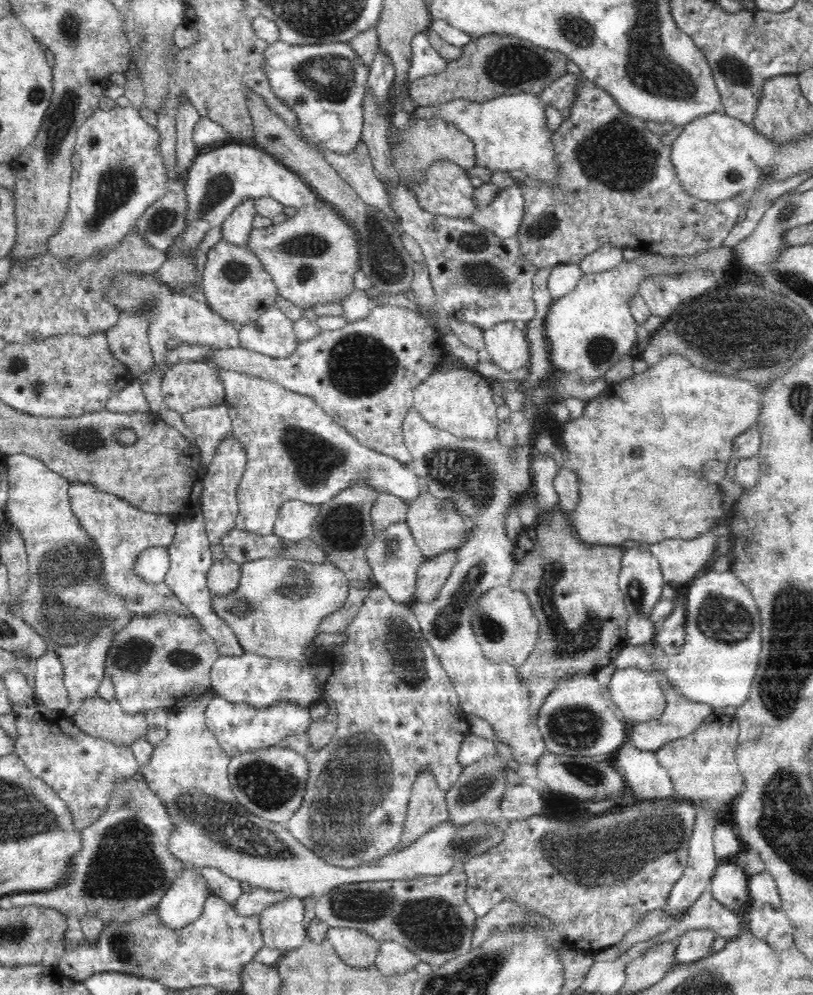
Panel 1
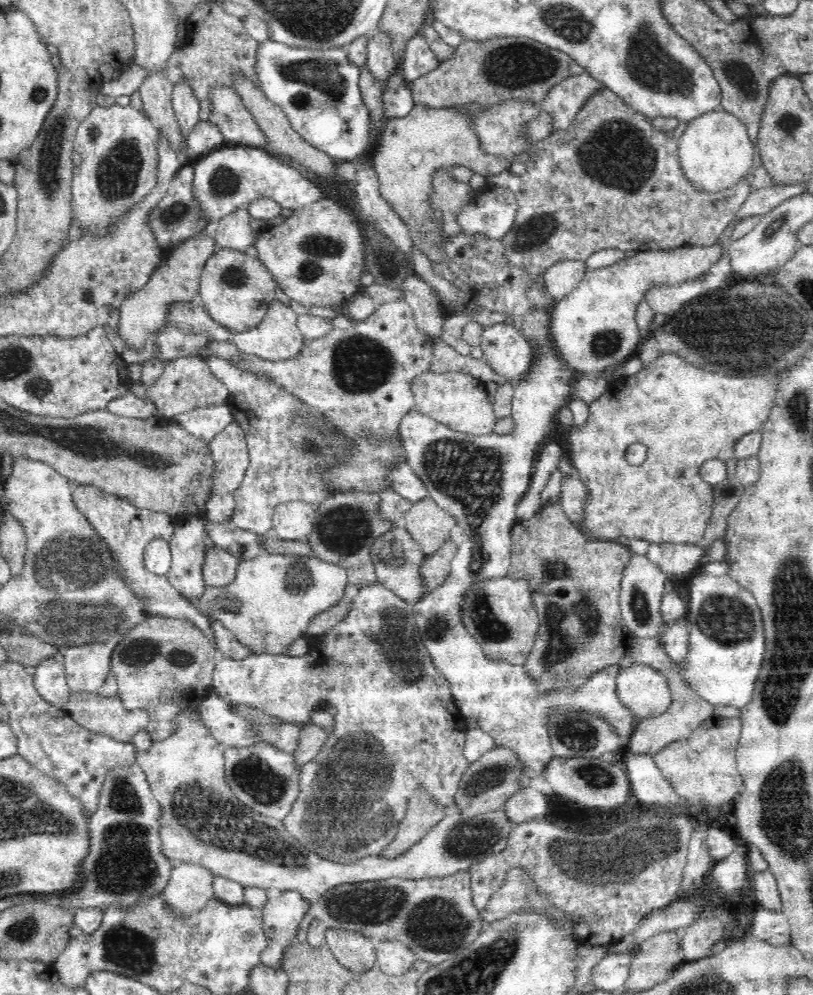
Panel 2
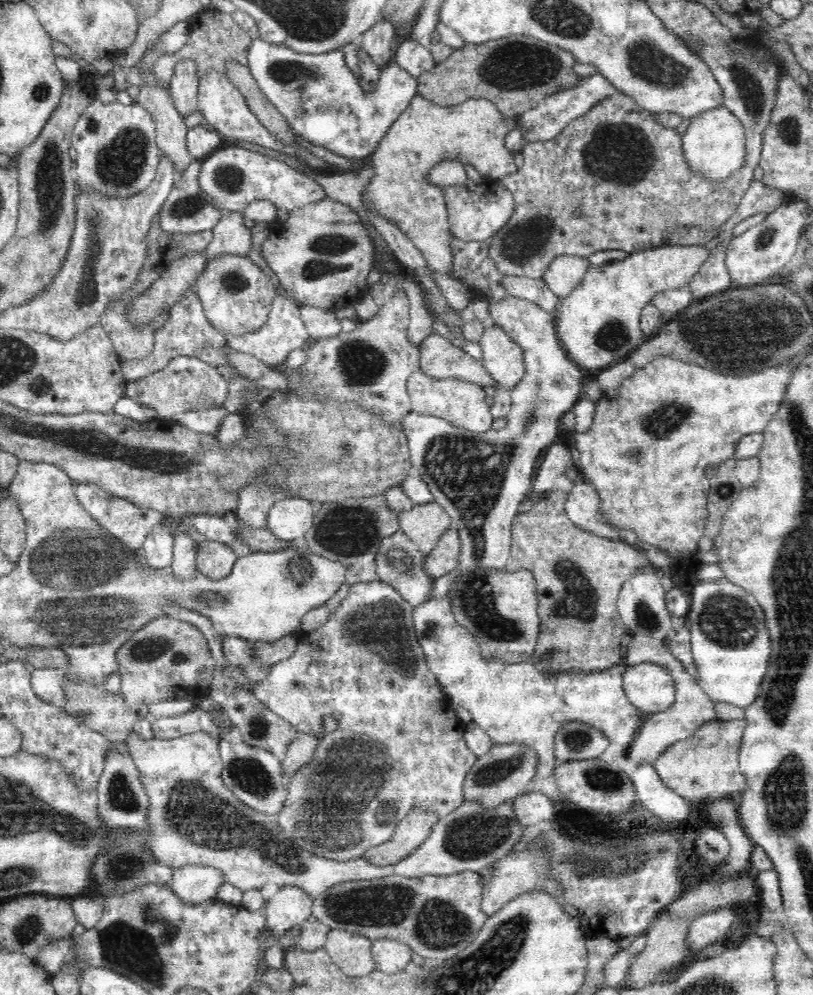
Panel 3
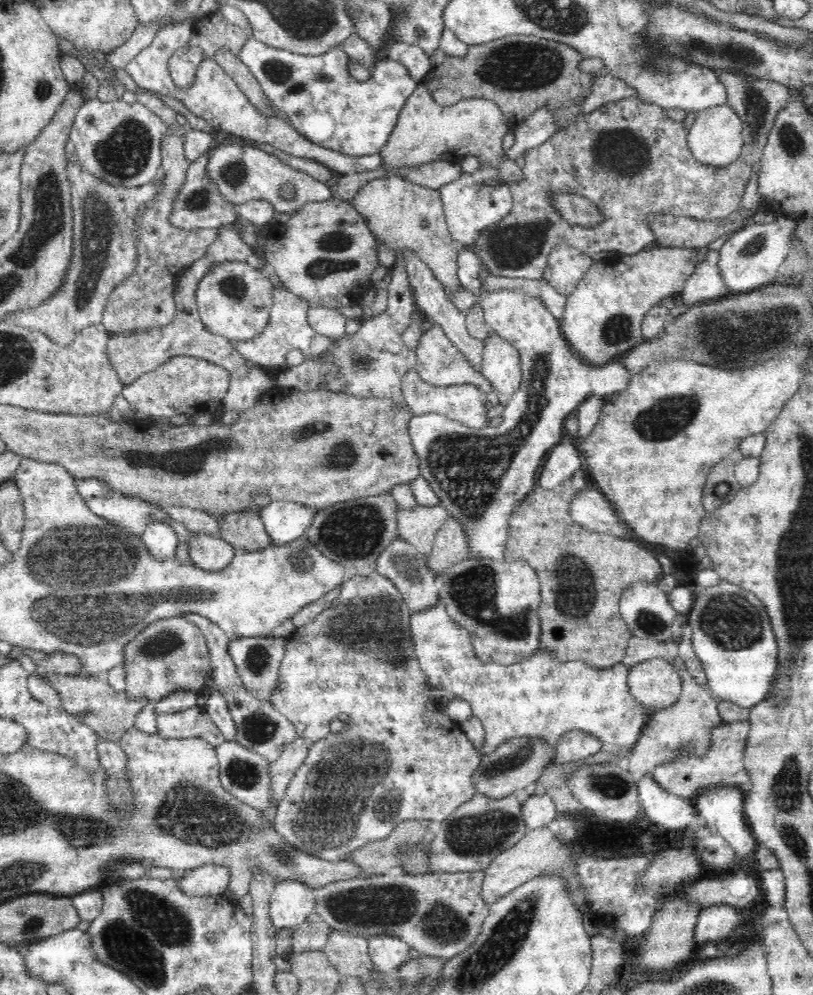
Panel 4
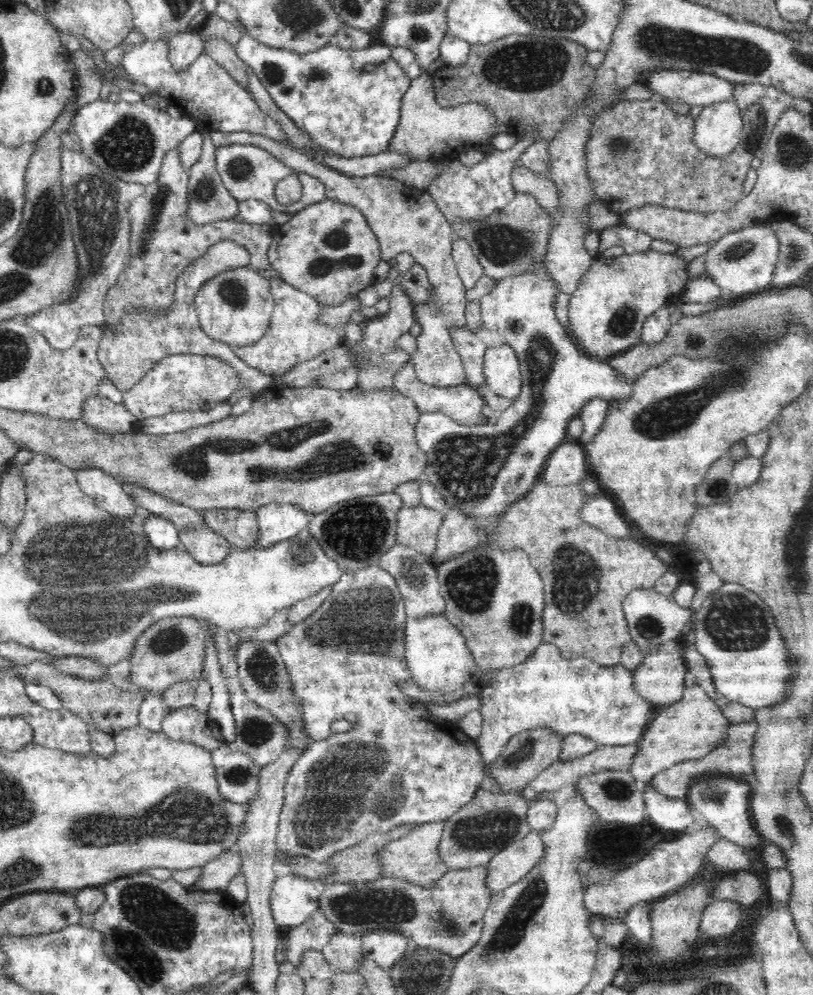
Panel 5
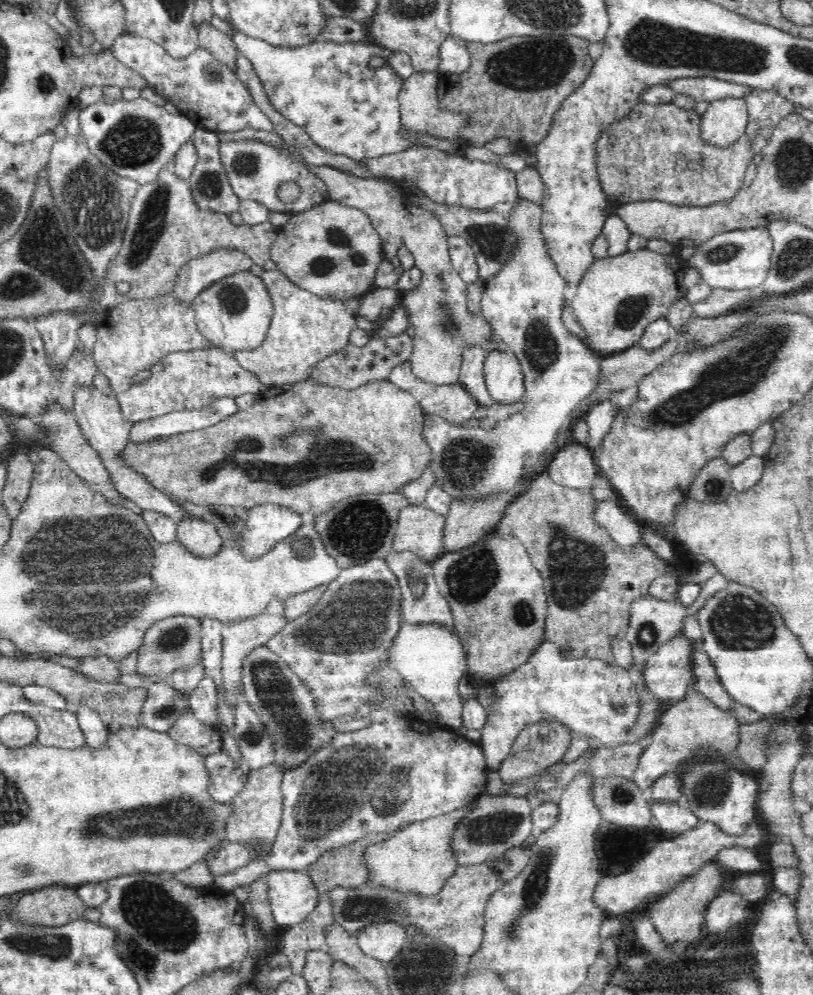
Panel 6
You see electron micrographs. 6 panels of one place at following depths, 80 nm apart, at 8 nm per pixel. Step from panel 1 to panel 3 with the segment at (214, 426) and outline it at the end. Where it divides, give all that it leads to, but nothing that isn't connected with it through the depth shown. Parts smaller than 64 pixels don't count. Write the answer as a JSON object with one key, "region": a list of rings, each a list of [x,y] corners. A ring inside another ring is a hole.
{"region":[[[220,405],[219,407],[200,408],[183,412],[177,414],[172,420],[181,424],[182,427],[190,429],[190,431],[214,435],[218,433],[218,430],[221,430],[222,422],[226,420],[228,414],[226,407]]]}

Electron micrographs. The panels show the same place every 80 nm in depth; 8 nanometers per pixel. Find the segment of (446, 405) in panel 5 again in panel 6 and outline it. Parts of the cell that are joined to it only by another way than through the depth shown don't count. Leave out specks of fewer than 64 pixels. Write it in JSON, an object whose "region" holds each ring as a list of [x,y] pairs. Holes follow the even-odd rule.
{"region":[[[410,361],[396,365],[389,381],[414,395],[426,415],[438,414],[449,423],[464,424],[474,418],[478,401],[462,385],[436,384],[421,381],[413,372]]]}

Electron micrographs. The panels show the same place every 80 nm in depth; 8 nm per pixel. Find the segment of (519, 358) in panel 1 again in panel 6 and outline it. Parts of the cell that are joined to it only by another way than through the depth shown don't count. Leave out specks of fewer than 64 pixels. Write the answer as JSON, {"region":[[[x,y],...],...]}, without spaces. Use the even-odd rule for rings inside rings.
{"region":[[[490,351],[484,363],[483,373],[488,392],[496,405],[518,402],[525,395],[523,370],[512,351]]]}

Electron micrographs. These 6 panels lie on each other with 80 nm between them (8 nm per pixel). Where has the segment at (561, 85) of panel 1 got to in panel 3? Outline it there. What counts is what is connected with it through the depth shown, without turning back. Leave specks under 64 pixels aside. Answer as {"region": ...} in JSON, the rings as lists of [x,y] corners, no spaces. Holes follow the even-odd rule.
{"region":[[[596,73],[592,76],[582,77],[574,86],[560,89],[546,96],[545,99],[542,99],[541,102],[538,103],[536,108],[532,108],[518,116],[517,123],[519,126],[523,126],[523,130],[526,131],[525,138],[527,138],[528,142],[552,140],[556,138],[572,120],[586,114],[596,102],[600,102],[603,98],[614,93],[622,92],[614,88],[614,85],[601,74]]]}

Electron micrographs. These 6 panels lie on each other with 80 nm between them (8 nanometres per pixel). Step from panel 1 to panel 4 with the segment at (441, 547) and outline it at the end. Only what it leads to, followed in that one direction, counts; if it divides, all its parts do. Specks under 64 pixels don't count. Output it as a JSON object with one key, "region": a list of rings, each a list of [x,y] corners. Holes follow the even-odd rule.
{"region":[[[441,504],[433,507],[416,505],[411,509],[399,509],[398,536],[422,554],[429,555],[437,532],[448,516],[449,512]]]}

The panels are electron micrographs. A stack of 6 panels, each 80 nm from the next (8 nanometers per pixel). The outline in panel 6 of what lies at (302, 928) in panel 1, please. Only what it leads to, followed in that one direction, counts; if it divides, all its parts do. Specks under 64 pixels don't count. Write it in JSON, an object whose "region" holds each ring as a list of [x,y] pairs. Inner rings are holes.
{"region":[[[274,870],[266,880],[268,900],[279,926],[294,926],[307,920],[321,895],[305,871]]]}

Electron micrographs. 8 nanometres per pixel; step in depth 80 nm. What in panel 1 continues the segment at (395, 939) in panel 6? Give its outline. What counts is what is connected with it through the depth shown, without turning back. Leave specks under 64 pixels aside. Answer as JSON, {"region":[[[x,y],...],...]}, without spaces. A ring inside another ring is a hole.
{"region":[[[388,940],[380,944],[375,965],[384,976],[394,976],[414,969],[420,961],[420,957],[403,944]]]}

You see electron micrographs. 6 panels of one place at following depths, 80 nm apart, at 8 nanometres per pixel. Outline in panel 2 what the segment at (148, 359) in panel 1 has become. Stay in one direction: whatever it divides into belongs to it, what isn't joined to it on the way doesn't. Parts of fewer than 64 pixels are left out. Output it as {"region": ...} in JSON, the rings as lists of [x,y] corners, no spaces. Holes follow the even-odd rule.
{"region":[[[212,229],[202,231],[198,235],[181,242],[164,262],[152,273],[147,284],[136,294],[128,296],[118,308],[118,336],[121,336],[129,348],[142,350],[146,340],[164,325],[164,321],[172,303],[192,301],[199,297],[200,280],[206,261],[215,251]]]}

